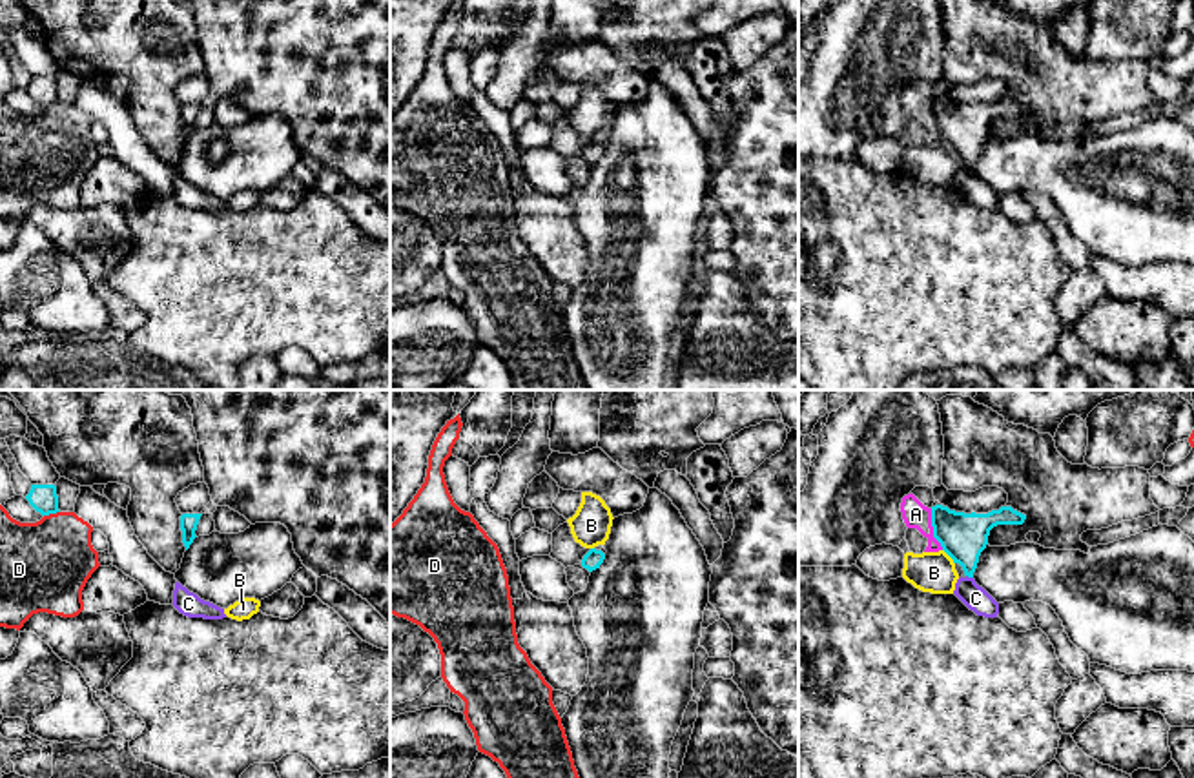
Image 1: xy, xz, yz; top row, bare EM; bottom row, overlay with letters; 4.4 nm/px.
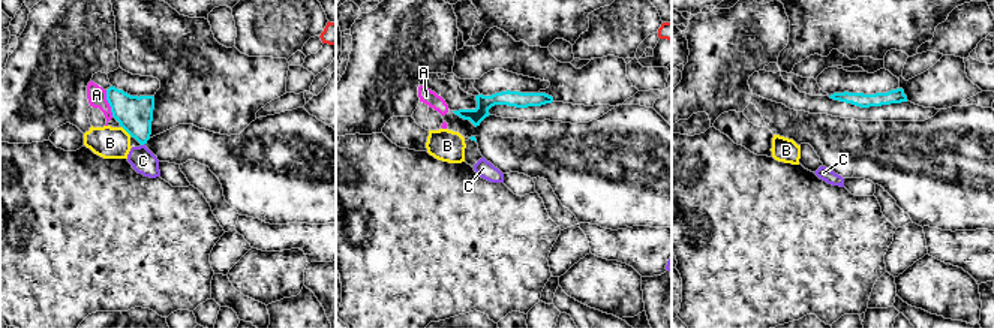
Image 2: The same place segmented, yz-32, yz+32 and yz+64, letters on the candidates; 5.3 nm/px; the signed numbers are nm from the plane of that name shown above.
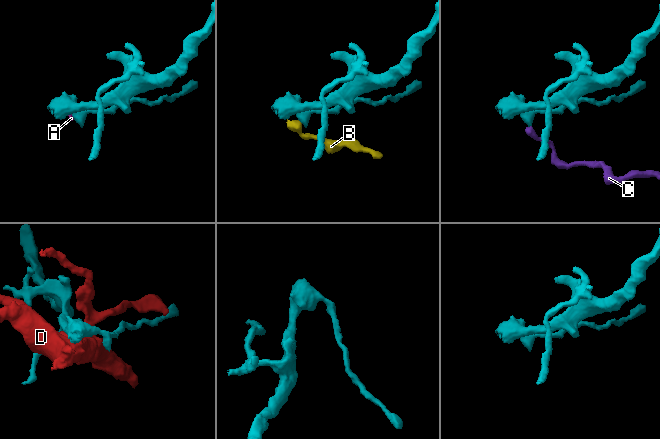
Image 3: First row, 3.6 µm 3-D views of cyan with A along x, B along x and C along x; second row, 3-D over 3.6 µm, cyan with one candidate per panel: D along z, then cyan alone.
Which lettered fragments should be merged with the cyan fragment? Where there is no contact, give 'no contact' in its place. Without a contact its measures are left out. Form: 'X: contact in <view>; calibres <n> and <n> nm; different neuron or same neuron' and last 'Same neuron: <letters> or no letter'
A: contact in yz; calibres 200 and 110 nm; different neuron
B: contact in yz; calibres 200 and 180 nm; different neuron
C: contact in yz; calibres 200 and 110 nm; different neuron
D: contact in xy; calibres 120 and 400 nm; different neuron
Same neuron: no letter

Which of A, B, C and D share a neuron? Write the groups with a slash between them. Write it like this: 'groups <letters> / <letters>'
groups A C D / B

